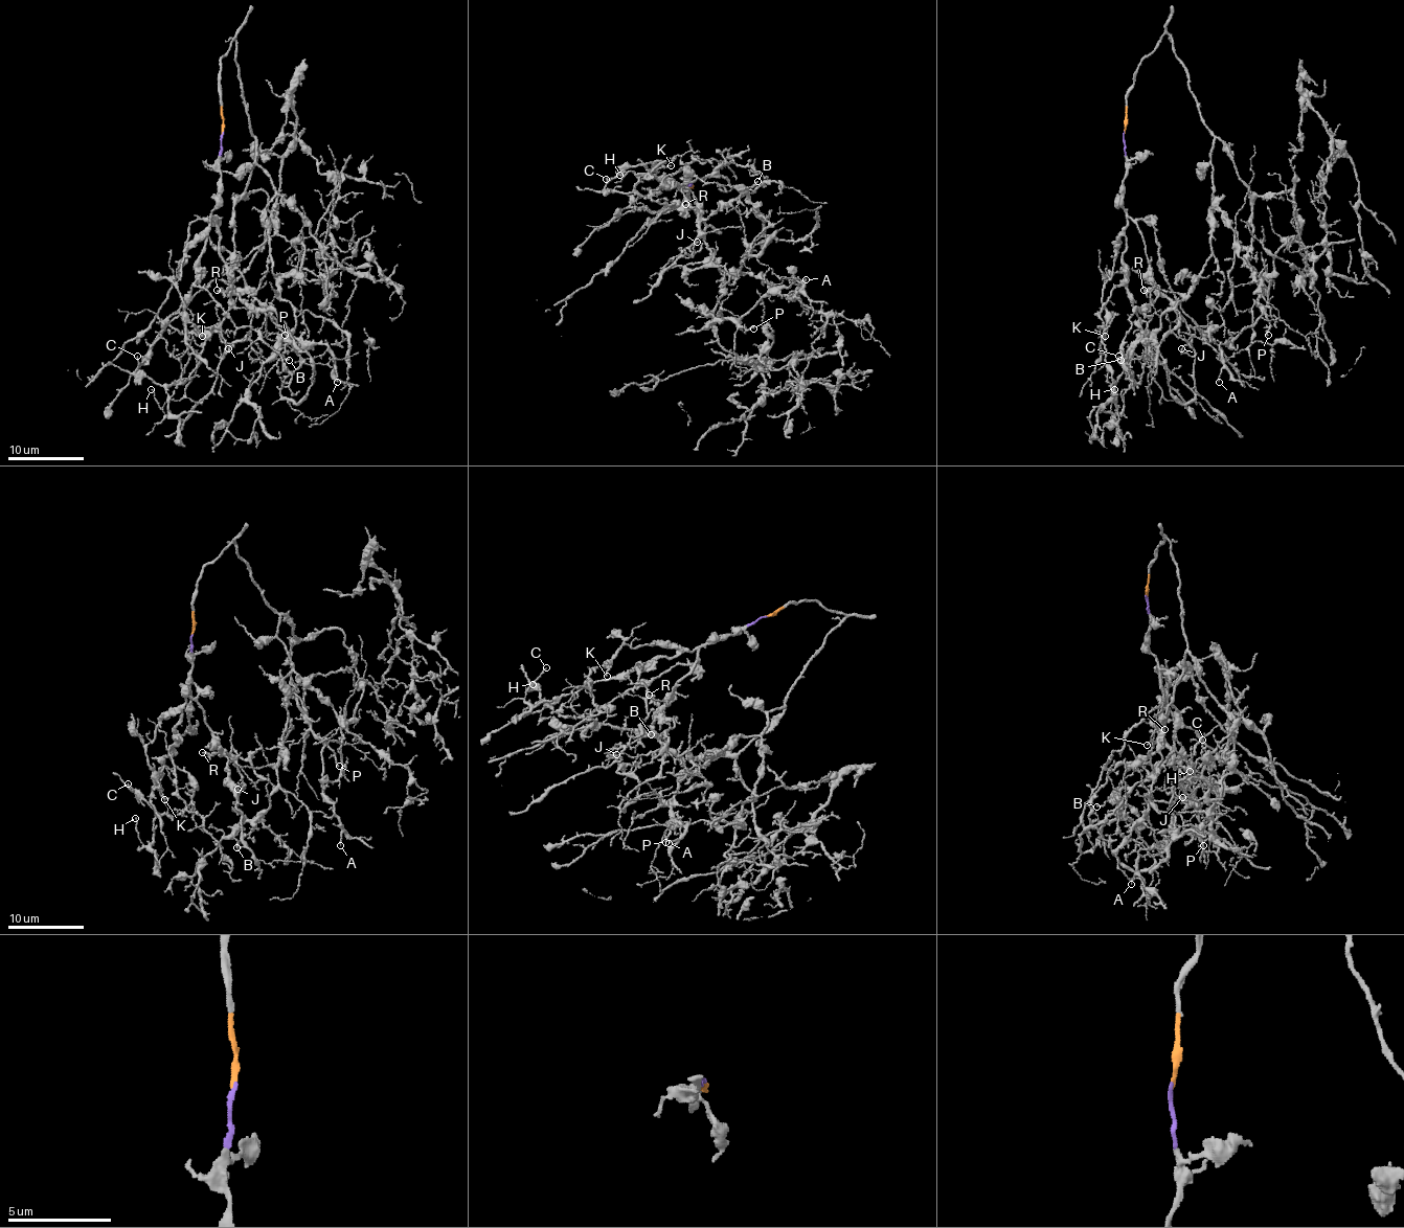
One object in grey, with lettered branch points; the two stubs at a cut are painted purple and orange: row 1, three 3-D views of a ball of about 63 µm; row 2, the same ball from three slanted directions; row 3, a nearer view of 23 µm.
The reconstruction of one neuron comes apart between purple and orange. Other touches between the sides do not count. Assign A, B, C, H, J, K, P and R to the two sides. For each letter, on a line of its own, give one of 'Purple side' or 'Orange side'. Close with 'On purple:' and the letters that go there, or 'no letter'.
A: Orange side
B: Orange side
C: Purple side
H: Purple side
J: Purple side
K: Purple side
P: Orange side
R: Purple side
On purple: C, H, J, K, R

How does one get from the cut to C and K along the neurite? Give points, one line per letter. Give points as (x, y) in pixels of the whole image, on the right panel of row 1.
C: (1124, 132), (1124, 281), (1135, 314), (1151, 333), (1145, 338), (1145, 361), (1132, 386), (1132, 374), (1118, 356)
K: (1124, 132), (1123, 205), (1126, 228), (1118, 237), (1113, 275), (1105, 283), (1102, 298), (1105, 336)

